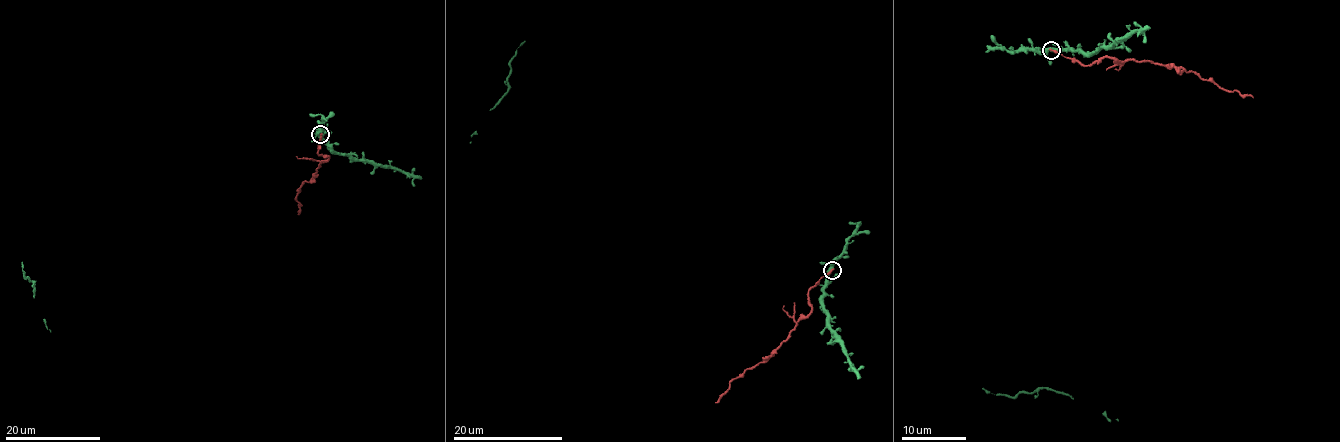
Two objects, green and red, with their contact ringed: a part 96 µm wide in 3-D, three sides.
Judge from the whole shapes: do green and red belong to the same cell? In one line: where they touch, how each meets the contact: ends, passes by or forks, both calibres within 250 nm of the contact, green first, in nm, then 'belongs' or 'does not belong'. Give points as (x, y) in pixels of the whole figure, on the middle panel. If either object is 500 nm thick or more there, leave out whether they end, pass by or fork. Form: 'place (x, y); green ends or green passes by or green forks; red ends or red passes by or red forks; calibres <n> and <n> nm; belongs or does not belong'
place (832, 270); green forks; red ends; calibres 360 and 280 nm; does not belong

